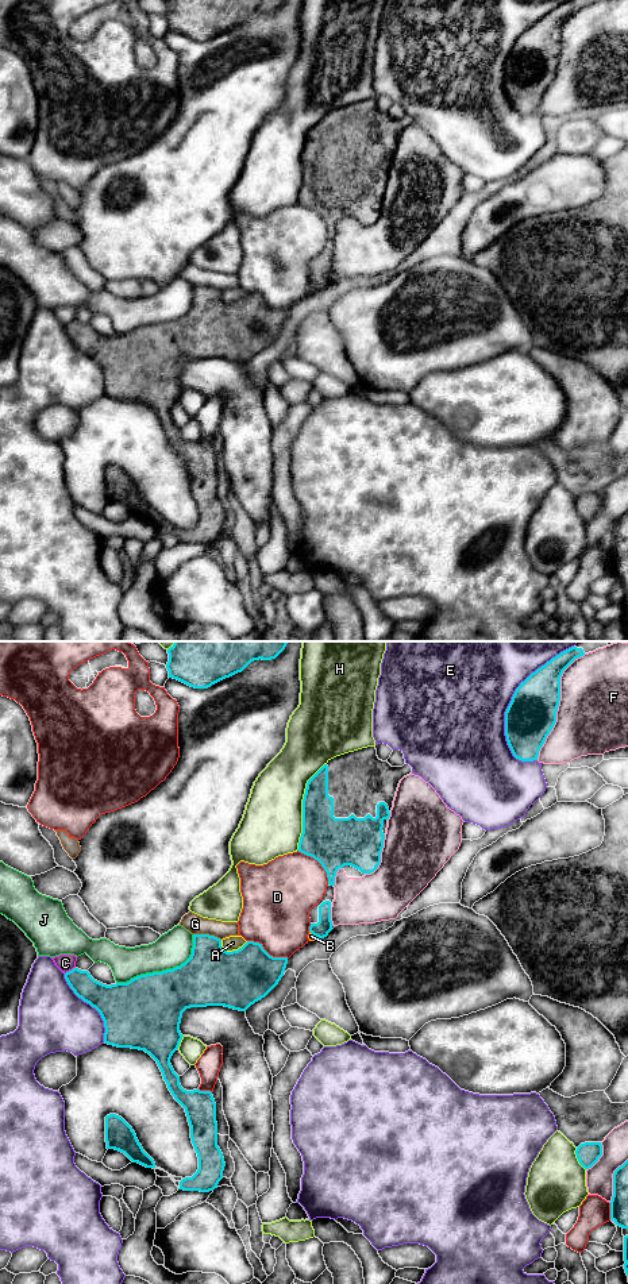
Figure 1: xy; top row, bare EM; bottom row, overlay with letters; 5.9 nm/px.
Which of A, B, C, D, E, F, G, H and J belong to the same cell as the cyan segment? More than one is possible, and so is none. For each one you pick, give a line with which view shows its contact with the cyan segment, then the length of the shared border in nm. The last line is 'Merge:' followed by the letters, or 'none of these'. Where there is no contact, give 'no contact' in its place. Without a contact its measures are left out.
B: meets cyan in xy; contact 90 nm long
Merge: B

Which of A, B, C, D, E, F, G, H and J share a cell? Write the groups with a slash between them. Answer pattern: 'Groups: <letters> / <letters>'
Groups: A / B / C / D / E / F / G / H / J

